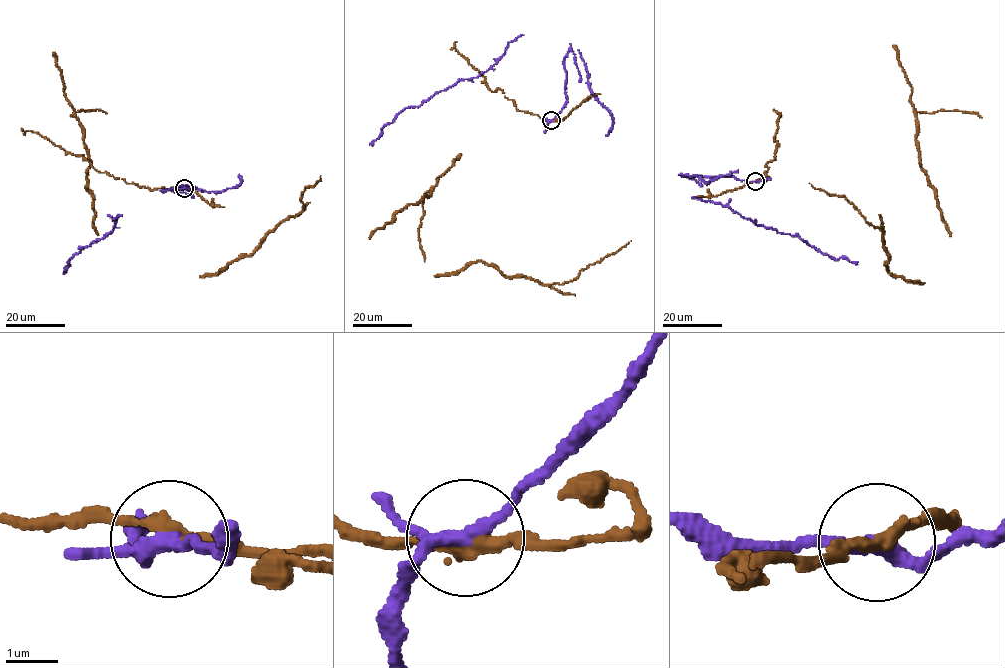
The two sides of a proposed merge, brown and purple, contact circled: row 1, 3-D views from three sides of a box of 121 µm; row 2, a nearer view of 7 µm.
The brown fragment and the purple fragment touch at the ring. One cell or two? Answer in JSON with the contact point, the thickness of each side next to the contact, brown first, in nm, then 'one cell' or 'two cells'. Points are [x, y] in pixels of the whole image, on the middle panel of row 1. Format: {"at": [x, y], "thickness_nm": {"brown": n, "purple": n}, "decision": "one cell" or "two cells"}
{"at": [551, 120], "thickness_nm": {"brown": 260, "purple": 200}, "decision": "two cells"}

